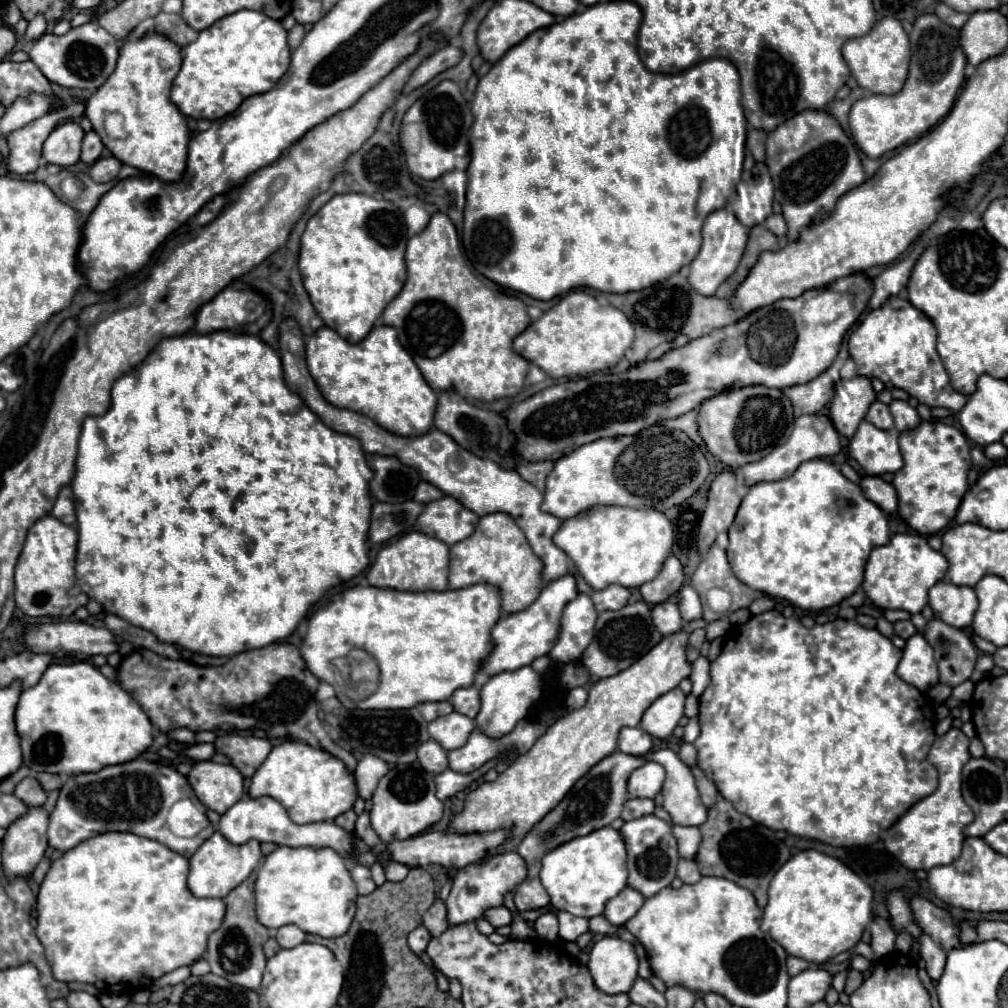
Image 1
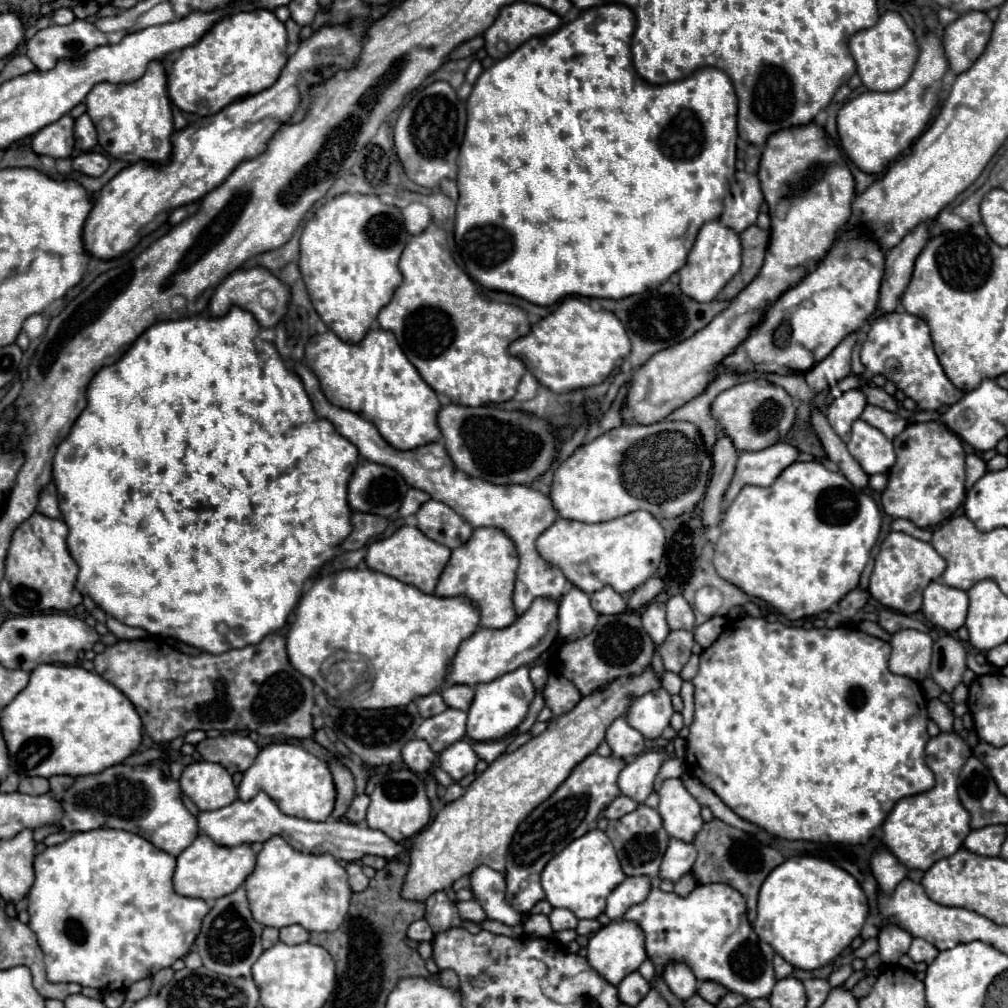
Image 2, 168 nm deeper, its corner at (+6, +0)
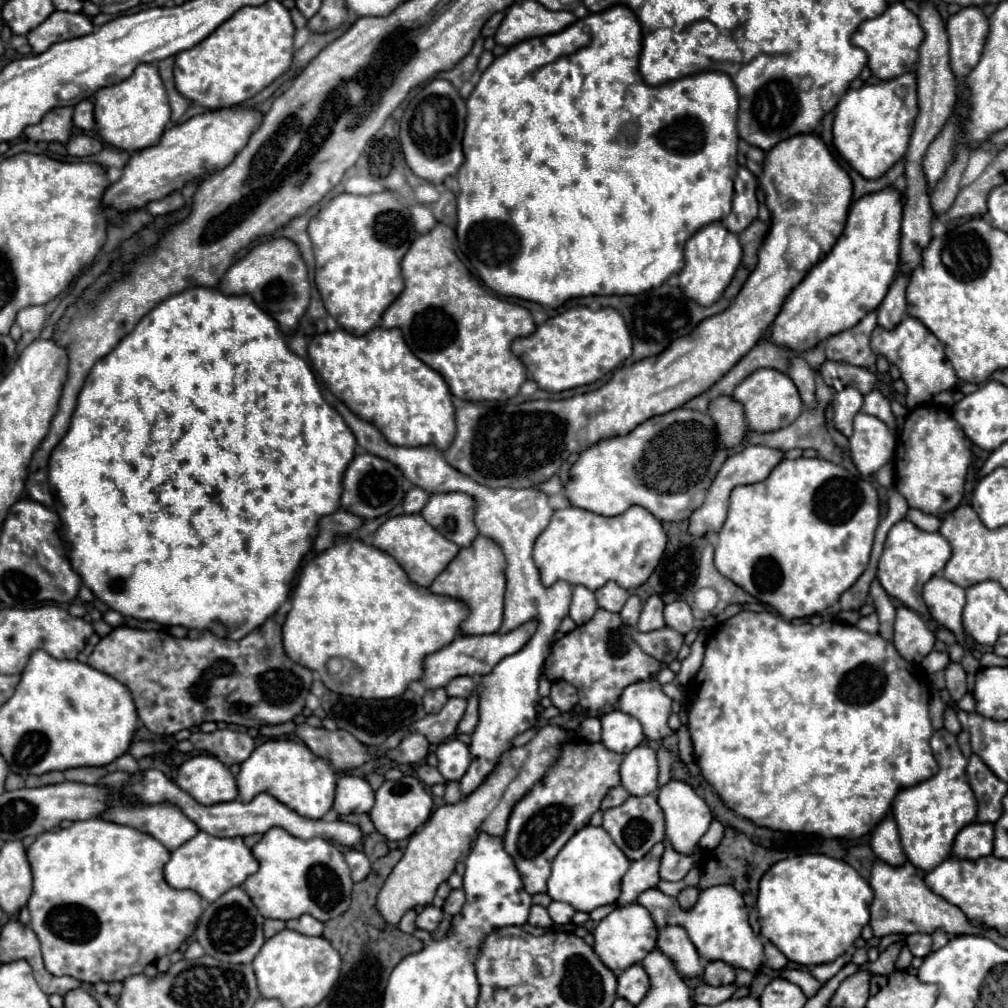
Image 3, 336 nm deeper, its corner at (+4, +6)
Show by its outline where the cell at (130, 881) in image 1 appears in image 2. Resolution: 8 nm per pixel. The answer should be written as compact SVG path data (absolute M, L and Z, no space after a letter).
M120 829L78 833L36 855L36 881L28 893L28 925L40 937L48 979L52 983L80 983L100 991L122 991L190 953L202 919L210 913L210 905L204 899L178 895L172 887L174 869L174 855L154 847L136 833Z

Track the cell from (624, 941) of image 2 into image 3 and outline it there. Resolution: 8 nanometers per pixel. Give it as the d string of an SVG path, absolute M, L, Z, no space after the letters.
M640 903L616 905L610 915L606 915L594 929L594 949L612 971L628 969L634 963L640 963L654 947L658 939L658 929L652 921L652 915Z

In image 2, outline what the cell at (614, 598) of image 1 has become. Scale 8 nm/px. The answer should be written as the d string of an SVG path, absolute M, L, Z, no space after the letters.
M602 587L600 591L590 595L592 607L594 611L598 611L600 615L614 615L618 611L626 611L626 597L616 593L612 587Z

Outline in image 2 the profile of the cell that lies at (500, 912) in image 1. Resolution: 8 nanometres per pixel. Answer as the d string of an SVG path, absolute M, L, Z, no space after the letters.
M470 899L470 901L464 901L464 903L458 903L458 911L460 911L460 917L466 919L466 921L474 921L474 923L482 923L486 919L486 913L484 909L480 907L480 903L476 899Z

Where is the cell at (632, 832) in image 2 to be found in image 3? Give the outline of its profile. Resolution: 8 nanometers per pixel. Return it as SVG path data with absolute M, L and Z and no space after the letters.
M656 795L628 797L624 805L604 811L602 827L608 831L612 841L626 853L628 859L644 857L658 841L664 841L664 815L656 801Z

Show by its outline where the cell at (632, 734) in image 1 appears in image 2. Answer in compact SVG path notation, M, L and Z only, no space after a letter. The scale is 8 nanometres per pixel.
M618 717L606 731L606 743L614 757L634 757L644 751L644 737L628 725L626 717Z

